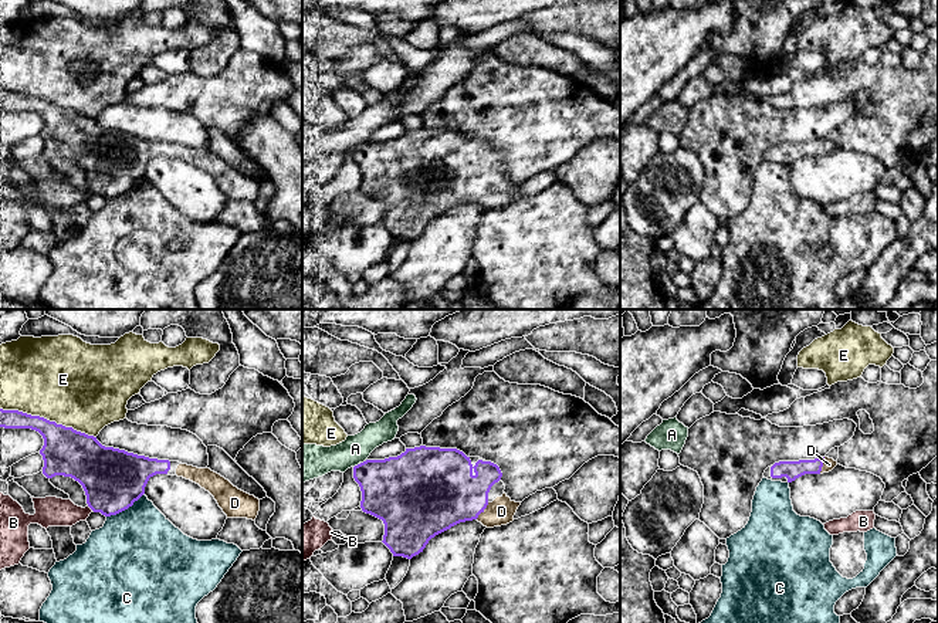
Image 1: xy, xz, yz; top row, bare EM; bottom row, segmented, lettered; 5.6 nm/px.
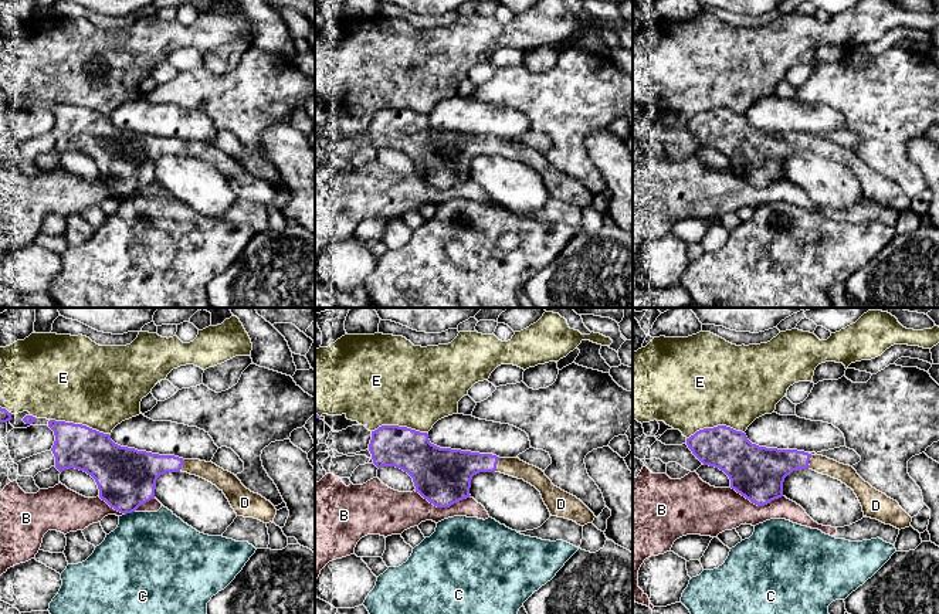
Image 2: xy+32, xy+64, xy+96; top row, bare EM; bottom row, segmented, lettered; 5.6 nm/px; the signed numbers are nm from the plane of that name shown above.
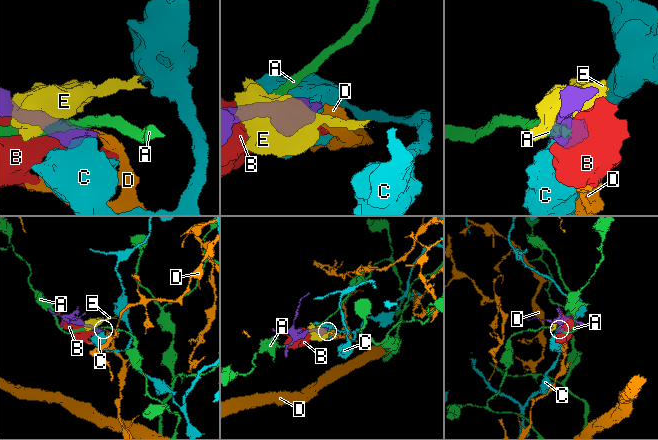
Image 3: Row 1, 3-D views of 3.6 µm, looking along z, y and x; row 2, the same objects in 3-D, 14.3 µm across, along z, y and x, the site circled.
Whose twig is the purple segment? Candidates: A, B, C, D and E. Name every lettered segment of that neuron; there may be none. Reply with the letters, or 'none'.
D

